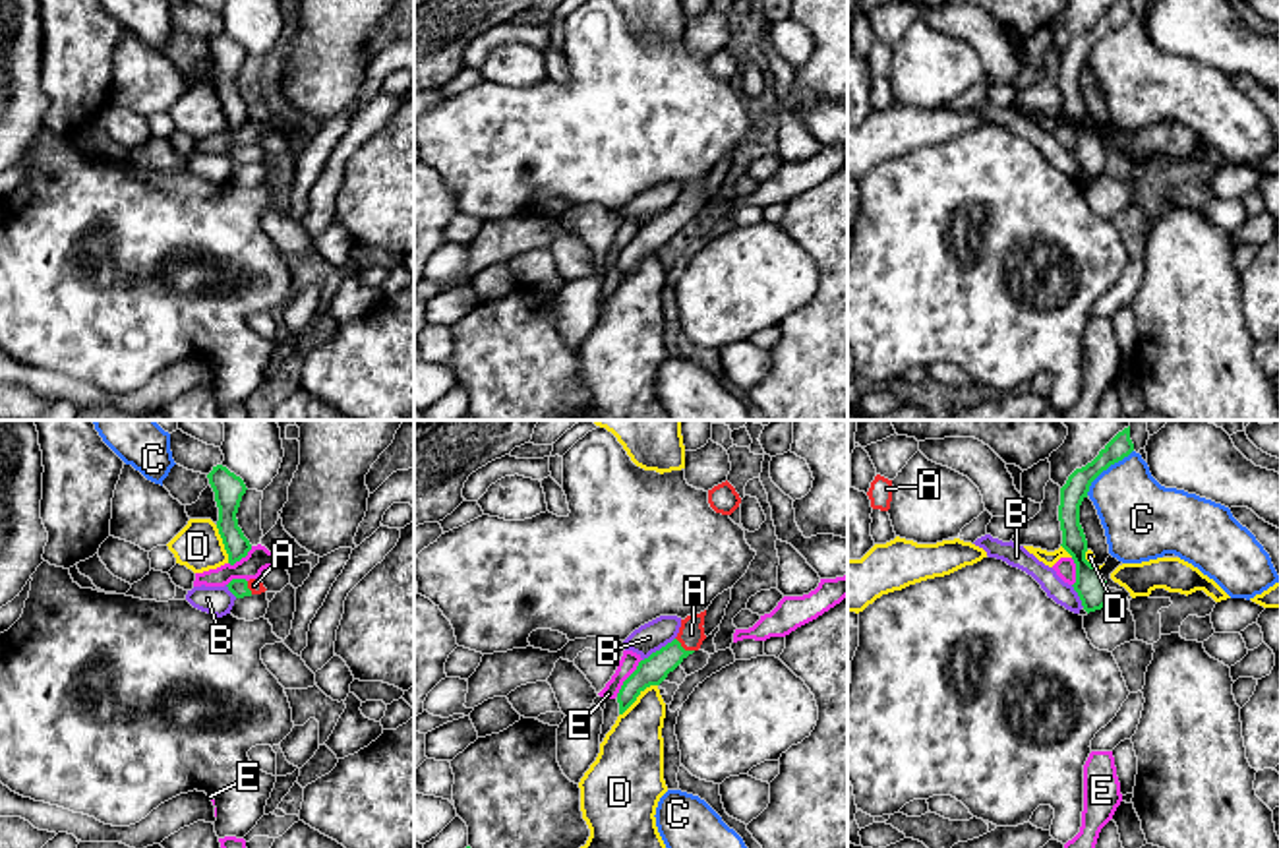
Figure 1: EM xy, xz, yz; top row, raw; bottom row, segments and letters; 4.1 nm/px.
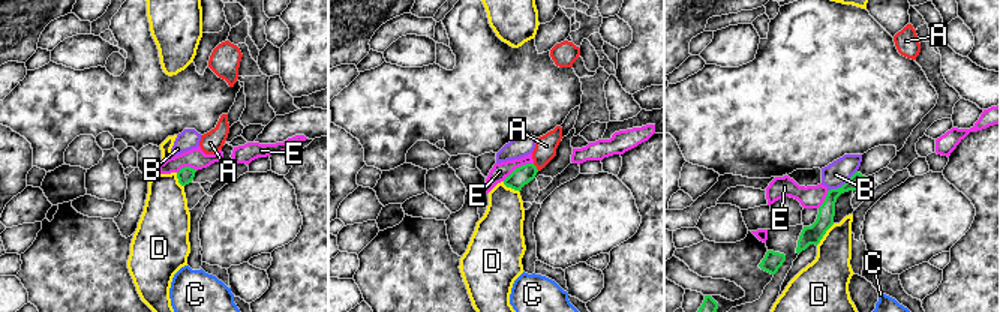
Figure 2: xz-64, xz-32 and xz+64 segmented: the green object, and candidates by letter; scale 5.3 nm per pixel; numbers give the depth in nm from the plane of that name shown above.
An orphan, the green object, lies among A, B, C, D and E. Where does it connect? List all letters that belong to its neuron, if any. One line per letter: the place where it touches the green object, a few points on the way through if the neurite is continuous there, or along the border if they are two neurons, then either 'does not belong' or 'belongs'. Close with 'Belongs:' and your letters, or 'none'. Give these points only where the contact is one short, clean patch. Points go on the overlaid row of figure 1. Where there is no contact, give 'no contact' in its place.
A: xz (682, 647) | across xz (653, 670), (682, 647), (691, 634) | belongs
B: xz (660, 649) | along xz (674, 637), (643, 661) | does not belong
C: yz (1105, 469) | does not belong
D: xz (637, 696) | does not belong
E: xz (627, 678) | does not belong
Belongs: A

